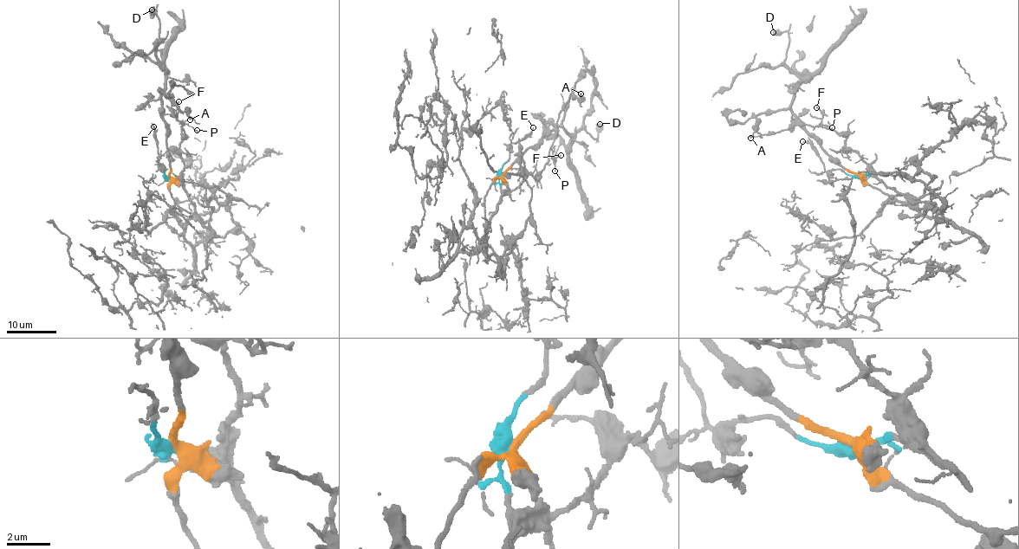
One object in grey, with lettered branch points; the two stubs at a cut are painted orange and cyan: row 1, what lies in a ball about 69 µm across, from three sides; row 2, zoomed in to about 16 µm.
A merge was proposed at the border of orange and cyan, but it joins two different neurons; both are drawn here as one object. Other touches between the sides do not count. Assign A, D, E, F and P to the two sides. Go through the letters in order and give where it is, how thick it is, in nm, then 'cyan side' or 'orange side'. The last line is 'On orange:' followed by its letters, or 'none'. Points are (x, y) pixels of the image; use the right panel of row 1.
A: (750, 138) | 180 nm | orange side
D: (773, 32) | 750 nm | orange side
E: (802, 141) | 110 nm | cyan side
F: (816, 107) | 130 nm | cyan side
P: (832, 127) | 150 nm | cyan side
On orange: A, D

